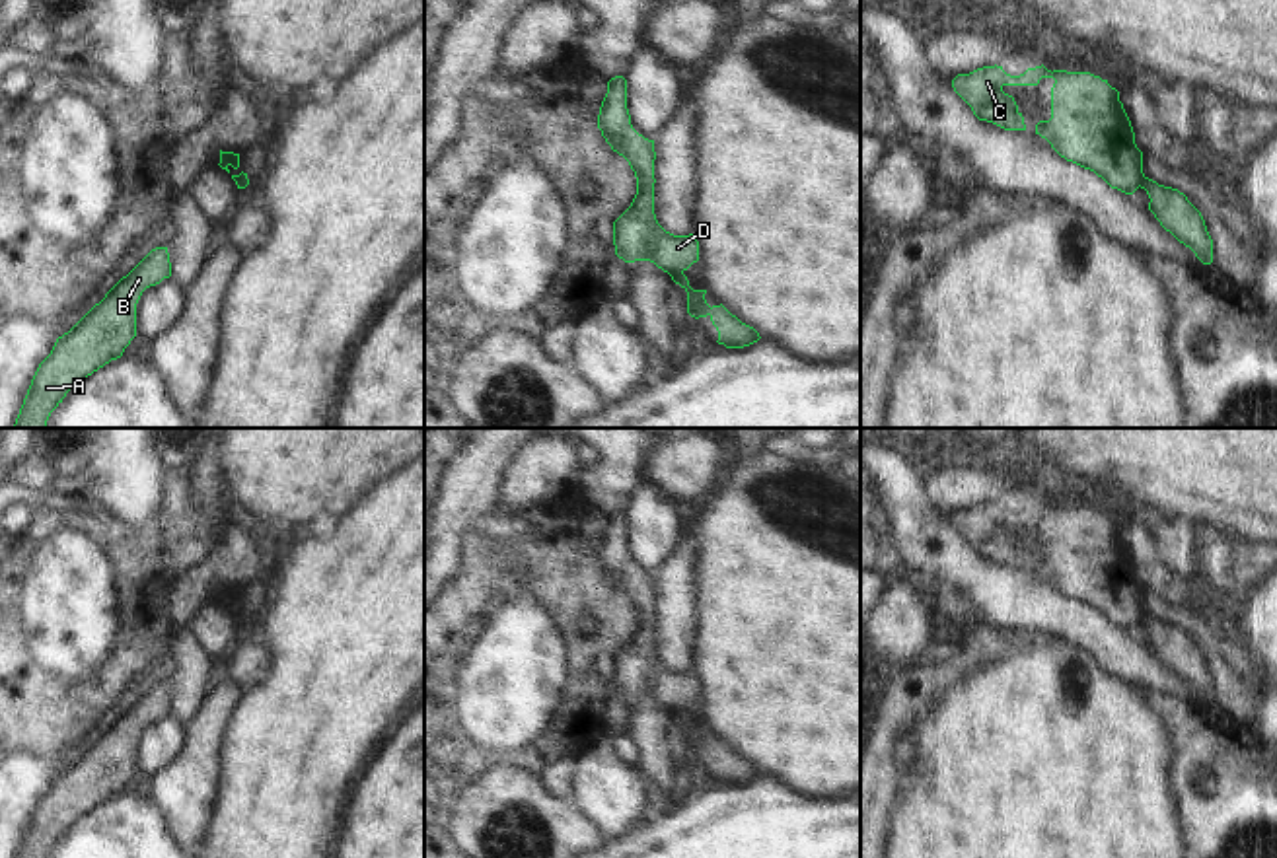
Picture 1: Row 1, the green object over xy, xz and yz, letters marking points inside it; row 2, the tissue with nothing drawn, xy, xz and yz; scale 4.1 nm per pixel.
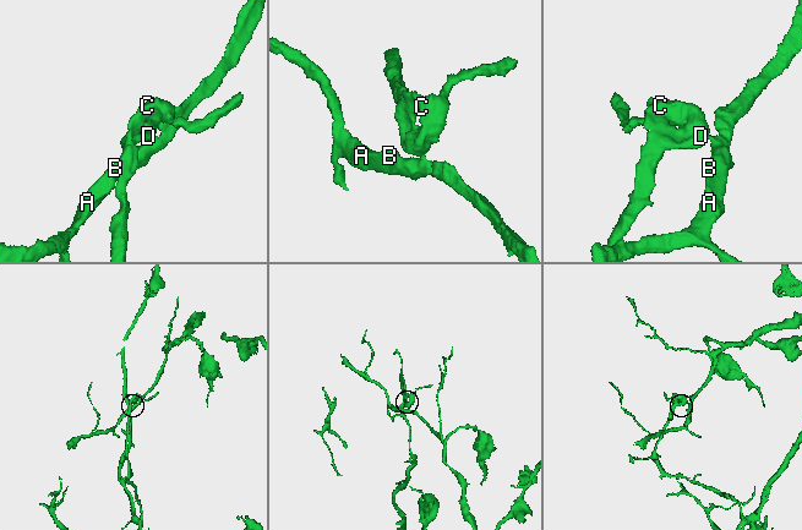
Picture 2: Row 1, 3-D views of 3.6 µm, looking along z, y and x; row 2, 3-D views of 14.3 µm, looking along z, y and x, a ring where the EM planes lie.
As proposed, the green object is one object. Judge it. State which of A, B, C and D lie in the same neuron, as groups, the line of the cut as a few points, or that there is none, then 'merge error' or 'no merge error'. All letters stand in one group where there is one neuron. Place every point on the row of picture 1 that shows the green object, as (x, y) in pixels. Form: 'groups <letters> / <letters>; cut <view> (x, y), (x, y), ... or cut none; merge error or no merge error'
groups A B / C D; cut xz (682, 271), (672, 277); merge error

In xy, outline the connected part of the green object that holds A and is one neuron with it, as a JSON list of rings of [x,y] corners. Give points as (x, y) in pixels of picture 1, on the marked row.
[[[167,247],[152,249],[68,333],[56,339],[39,364],[14,428],[47,428],[66,393],[123,356],[136,337],[136,304],[142,292],[171,276]]]

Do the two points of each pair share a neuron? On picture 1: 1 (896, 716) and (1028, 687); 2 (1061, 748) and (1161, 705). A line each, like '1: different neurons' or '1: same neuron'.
1: different neurons
2: different neurons

